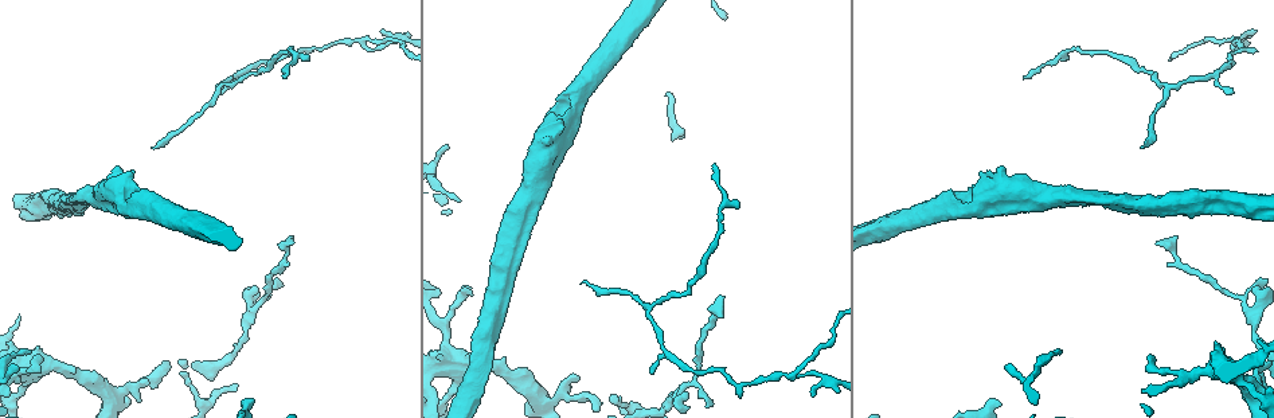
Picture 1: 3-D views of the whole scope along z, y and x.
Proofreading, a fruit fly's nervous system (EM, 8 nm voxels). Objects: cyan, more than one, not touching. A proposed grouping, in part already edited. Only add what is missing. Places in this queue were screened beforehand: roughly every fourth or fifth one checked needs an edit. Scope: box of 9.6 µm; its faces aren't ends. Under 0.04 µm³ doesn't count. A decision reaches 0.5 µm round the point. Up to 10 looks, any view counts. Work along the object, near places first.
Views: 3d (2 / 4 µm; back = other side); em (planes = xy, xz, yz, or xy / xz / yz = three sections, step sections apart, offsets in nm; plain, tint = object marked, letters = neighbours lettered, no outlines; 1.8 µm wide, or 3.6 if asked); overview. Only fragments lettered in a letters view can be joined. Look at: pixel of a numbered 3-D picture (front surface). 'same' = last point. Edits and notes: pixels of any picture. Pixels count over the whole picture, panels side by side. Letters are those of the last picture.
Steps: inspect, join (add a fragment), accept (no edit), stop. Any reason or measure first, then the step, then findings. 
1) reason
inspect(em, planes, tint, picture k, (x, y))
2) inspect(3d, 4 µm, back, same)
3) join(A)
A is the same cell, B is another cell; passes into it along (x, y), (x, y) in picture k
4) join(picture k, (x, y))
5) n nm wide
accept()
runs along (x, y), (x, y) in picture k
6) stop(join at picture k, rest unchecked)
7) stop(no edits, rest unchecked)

a fork
inspect(3d, 4 µm, picture 1, (361, 41))

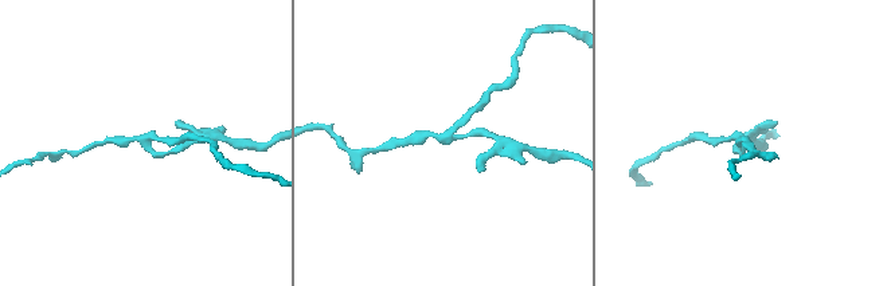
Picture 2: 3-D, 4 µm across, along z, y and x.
now the EM
inspect(em, planes, letters, picture 2, (145, 140))

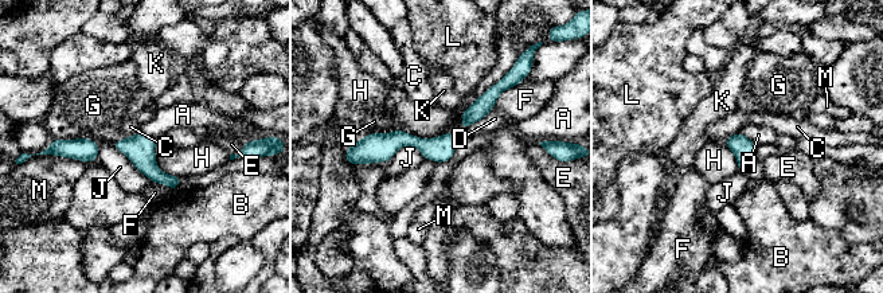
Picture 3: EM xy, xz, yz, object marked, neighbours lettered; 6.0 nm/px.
accept()
A, B, C, D, E, F, G, H, J, K, L and M are other cells; runs along (453, 141), (395, 140), (360, 155) in picture 3; no lettered fragment goes on from it

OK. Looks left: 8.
an open end
inspect(3d, 2 µm, picture 1, (1025, 75))

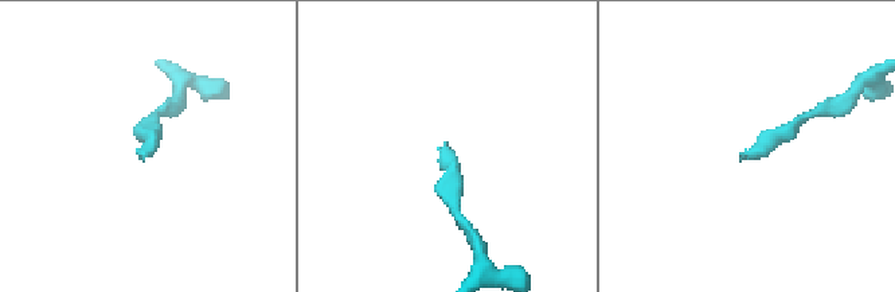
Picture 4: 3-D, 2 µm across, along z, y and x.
inspect(em, planes, letters, picture 4, (440, 147))

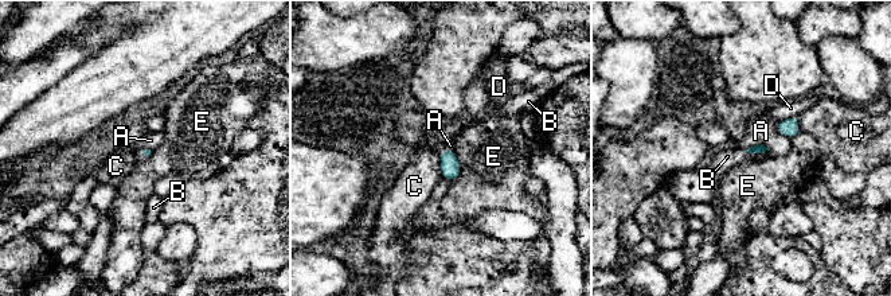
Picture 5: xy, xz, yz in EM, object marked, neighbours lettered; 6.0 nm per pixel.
join(B)
B is the same cell, A, C, D and E are other cells; the cell continues

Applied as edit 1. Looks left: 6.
abrupt turn
inspect(3d, 4 µm, back, picture 1, (216, 85))

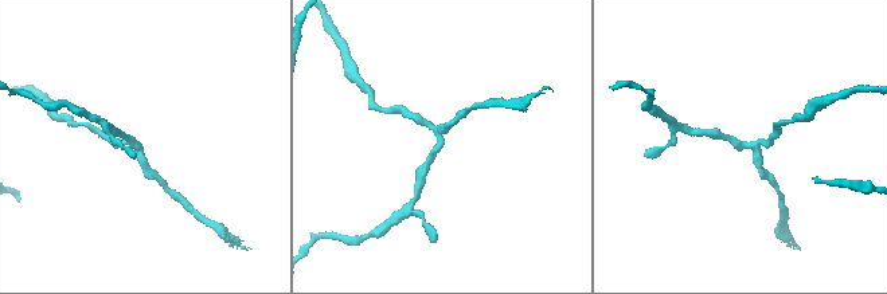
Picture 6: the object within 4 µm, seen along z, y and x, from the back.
shape alone is not enough
inspect(em, xz, step 4, tint, picture 6, (753, 144))

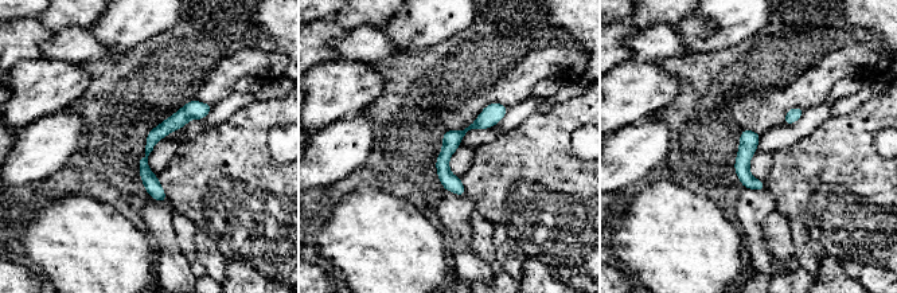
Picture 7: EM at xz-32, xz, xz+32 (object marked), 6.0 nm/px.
cut it another way
inspect(em, planes, letters, same)

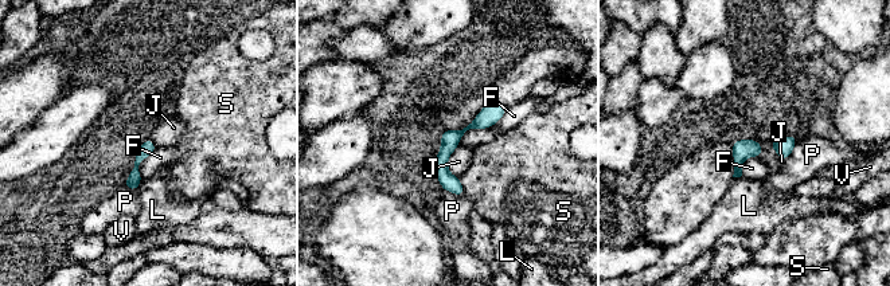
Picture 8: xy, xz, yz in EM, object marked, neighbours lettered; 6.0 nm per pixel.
accept()
F, J, L, P, S and V are other cells; none of them fits

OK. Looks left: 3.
inspect(em, 3.6 µm, xz, step 4, tint, picture 1, (251, 305))

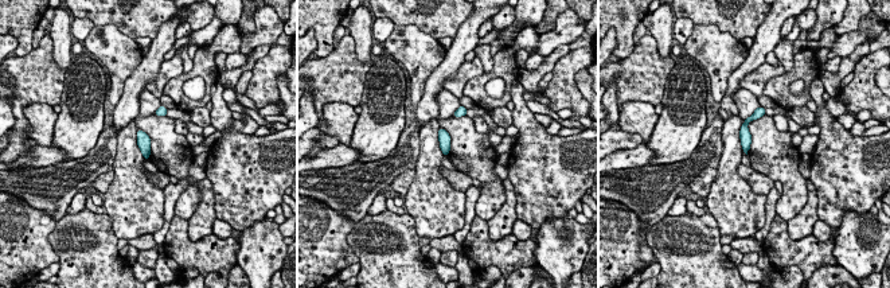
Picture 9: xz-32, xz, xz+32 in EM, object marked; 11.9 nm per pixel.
another direction
inspect(em, 3.6 µm, planes, tint, same)

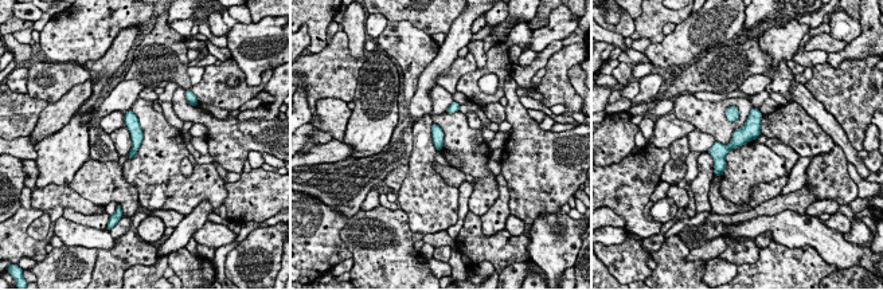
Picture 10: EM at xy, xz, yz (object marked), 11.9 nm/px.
inspect(em, 3.6 µm, planes, letters, same)

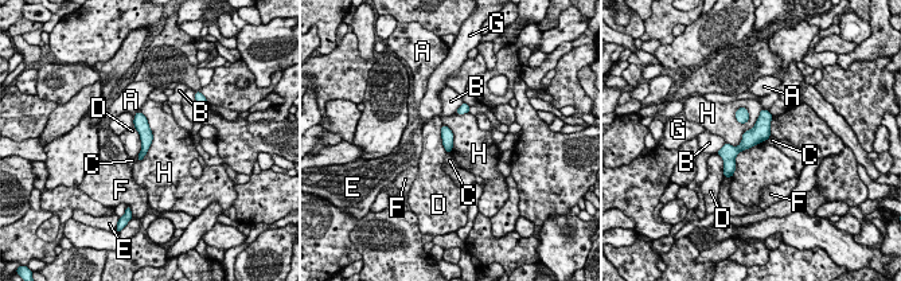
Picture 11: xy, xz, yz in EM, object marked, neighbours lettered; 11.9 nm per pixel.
H touches over 600 nm
accept()
A, B, C, D, E, F, G and H are other cells; runs along (765, 113), (729, 157), (728, 171) in picture 11; no lettered fragment goes on from it

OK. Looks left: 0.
stop(join at picture 5, rest unchecked)

